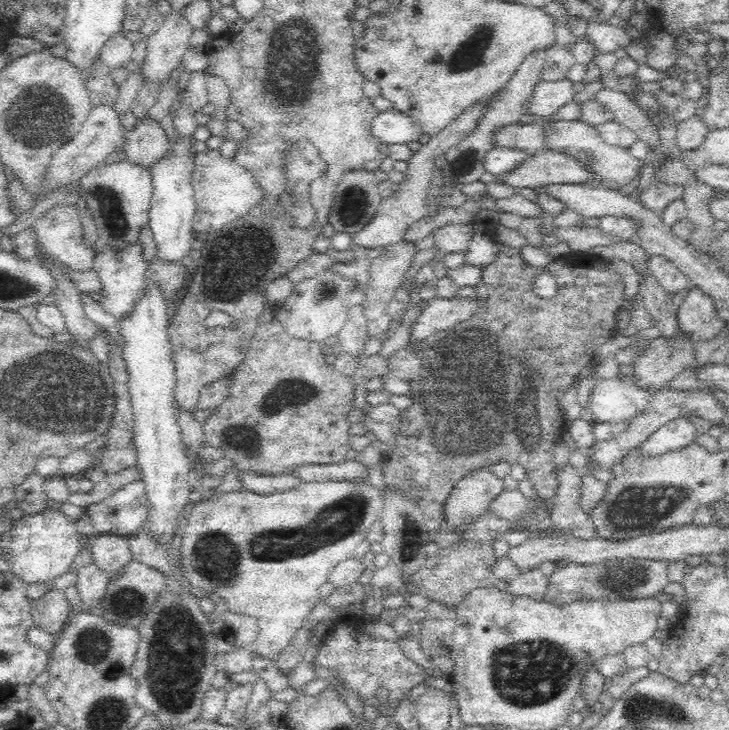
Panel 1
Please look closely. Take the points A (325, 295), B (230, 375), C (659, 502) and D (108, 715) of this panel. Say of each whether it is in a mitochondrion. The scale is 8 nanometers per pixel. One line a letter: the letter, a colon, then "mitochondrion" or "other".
A: mitochondrion
B: other
C: mitochondrion
D: mitochondrion

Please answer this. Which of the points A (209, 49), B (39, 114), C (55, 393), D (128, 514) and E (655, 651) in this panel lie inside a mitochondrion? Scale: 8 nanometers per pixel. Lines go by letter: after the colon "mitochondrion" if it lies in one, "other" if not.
A: other
B: mitochondrion
C: mitochondrion
D: other
E: other

